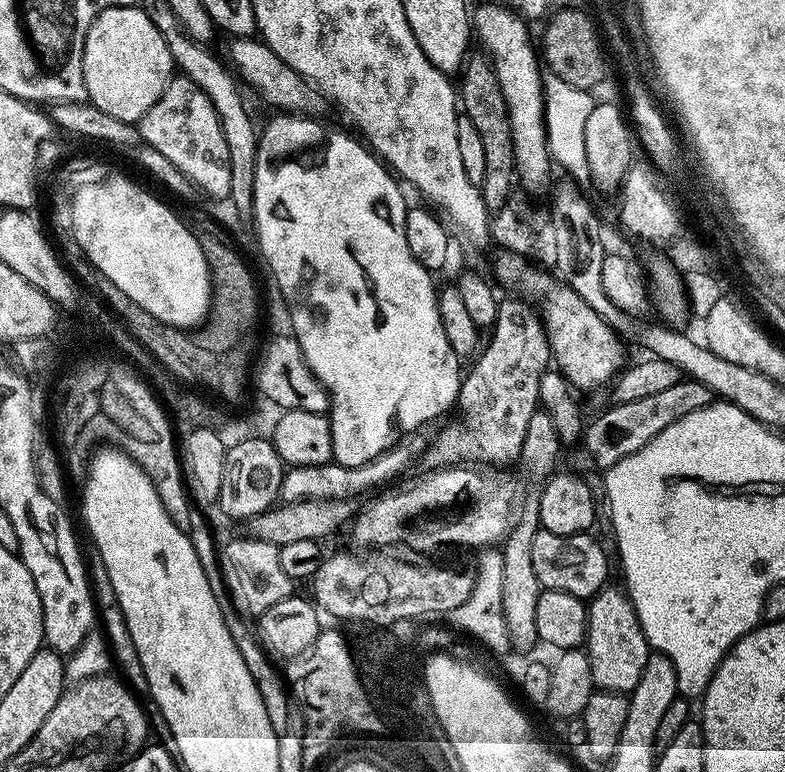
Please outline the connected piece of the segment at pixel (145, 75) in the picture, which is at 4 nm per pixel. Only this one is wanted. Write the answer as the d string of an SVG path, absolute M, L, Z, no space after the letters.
M140 6L107 8L94 18L82 50L82 74L88 100L124 123L135 125L166 90L174 65L166 38Z

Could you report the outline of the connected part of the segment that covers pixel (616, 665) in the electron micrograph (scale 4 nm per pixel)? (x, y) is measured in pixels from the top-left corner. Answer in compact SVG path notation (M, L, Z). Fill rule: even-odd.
M605 586L587 601L588 635L586 651L590 658L590 674L593 685L605 692L632 693L642 670L646 667L650 649L646 642L646 634L642 634L642 626L636 617L631 598L623 587Z

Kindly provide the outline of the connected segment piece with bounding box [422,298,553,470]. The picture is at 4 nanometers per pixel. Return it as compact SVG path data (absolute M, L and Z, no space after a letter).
M516 299L520 300L499 301L500 309L496 315L496 323L490 329L492 337L489 340L487 337L482 351L475 357L476 365L469 372L467 369L460 381L458 409L460 408L461 420L442 429L437 434L436 441L433 444L431 441L425 447L422 453L425 469L435 470L453 466L512 466L519 461L530 418L540 404L540 373L553 363L553 358L552 347L548 345L544 321L541 320L539 311L527 299Z

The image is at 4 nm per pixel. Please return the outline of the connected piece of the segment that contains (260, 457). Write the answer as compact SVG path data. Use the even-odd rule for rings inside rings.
M253 438L250 442L239 443L238 446L227 449L224 453L219 511L224 511L232 520L245 522L263 517L277 499L285 471L286 465L274 450L271 439Z

